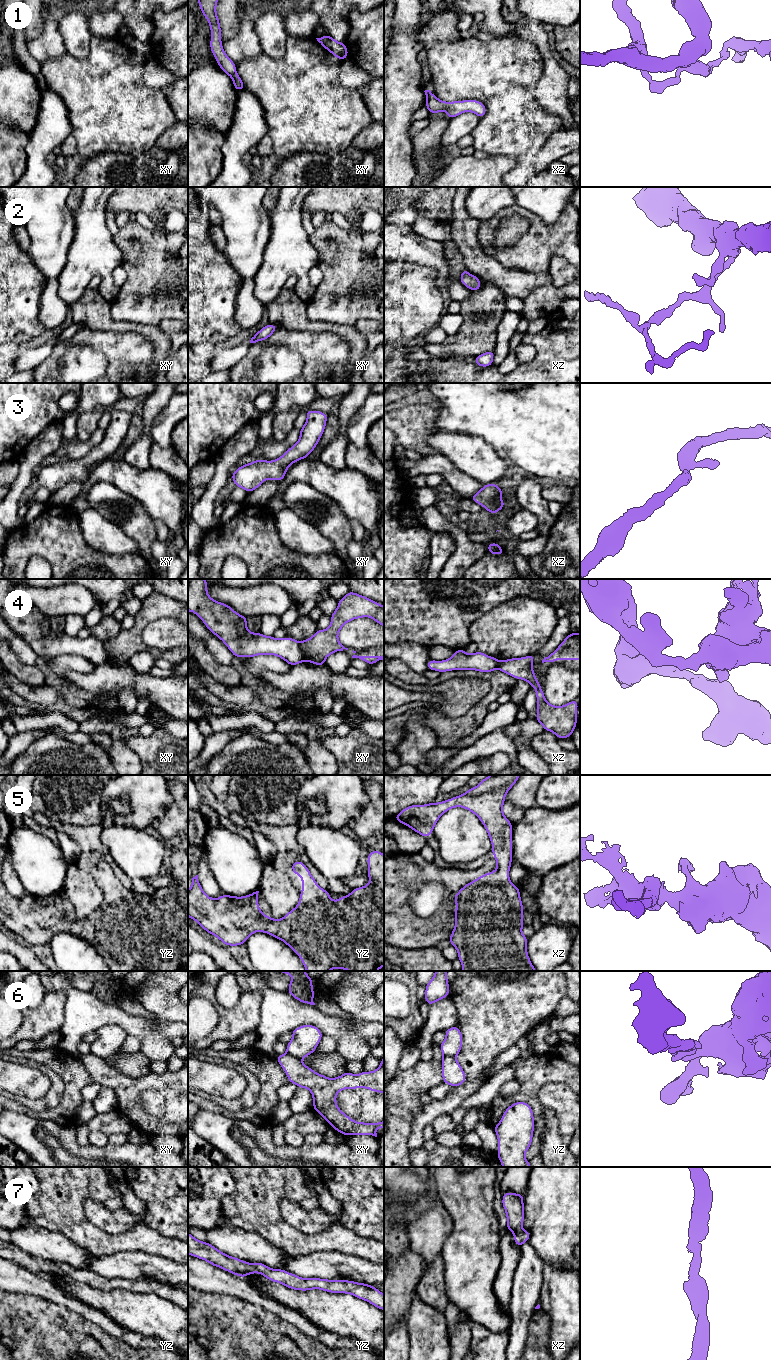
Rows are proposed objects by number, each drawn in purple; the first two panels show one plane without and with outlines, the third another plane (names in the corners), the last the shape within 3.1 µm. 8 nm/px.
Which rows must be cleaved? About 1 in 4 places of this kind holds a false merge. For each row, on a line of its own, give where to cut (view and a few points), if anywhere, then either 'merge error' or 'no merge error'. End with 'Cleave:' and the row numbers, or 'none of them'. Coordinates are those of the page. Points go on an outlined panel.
1: cut in xy along (236, 73), (231, 77); merge error
2: no cut; no merge error
3: no cut; no merge error
4: cut in xy along (299, 642), (305, 659); merge error
5: no cut; no merge error
6: cut in xy along (287, 1052), (300, 1059); merge error
7: no cut; no merge error
Cleave: 1, 4, 6

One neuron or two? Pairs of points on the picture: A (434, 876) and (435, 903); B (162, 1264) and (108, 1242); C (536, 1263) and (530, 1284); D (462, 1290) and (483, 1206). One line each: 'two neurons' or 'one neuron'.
A: two neurons
B: two neurons
C: one neuron
D: one neuron

